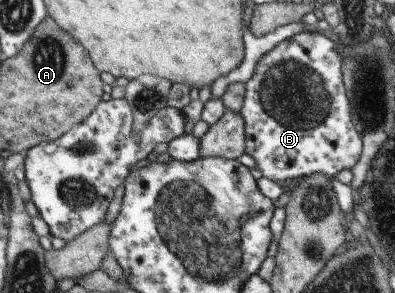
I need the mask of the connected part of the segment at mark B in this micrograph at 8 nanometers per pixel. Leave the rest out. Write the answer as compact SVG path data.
M306 31L295 34L276 44L271 50L263 54L254 66L251 77L244 84L243 104L238 110L243 118L244 124L244 144L245 153L249 154L255 161L255 166L262 176L275 182L285 182L301 176L311 176L312 174L323 174L323 176L334 177L337 172L343 169L350 169L361 154L361 139L357 136L356 129L353 128L351 115L349 114L349 103L345 96L345 89L342 81L342 64L341 51L342 45L335 44L324 35L317 32Z

